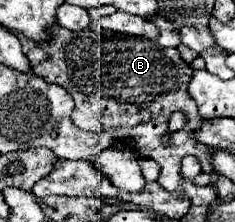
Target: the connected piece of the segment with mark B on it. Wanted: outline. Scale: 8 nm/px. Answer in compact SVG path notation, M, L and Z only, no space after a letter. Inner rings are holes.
M57 25L53 29L53 33L55 33L53 41L43 43L43 45L35 45L35 41L31 41L25 35L17 35L17 37L19 37L21 45L23 45L23 53L31 61L33 71L39 77L43 77L45 81L61 85L73 97L73 101L75 101L73 125L77 125L83 131L95 131L95 133L111 131L111 133L115 133L125 147L129 147L131 151L139 153L141 157L155 159L161 165L161 175L159 175L157 181L167 191L189 195L193 205L211 205L213 199L217 197L215 187L197 187L193 181L185 181L181 177L181 159L185 155L199 157L203 167L213 167L213 165L209 161L209 147L201 145L193 137L193 133L201 127L201 115L197 113L195 101L187 93L187 85L189 85L189 77L191 77L193 69L181 59L179 51L161 47L153 39L121 35L121 33L109 33L105 29L95 31L95 29L87 27L83 31L69 31L69 29ZM173 111L183 111L189 117L185 129L181 129L181 139L167 137L167 135L175 135L175 131L169 131L169 127L167 127L167 119L169 119L169 115Z

